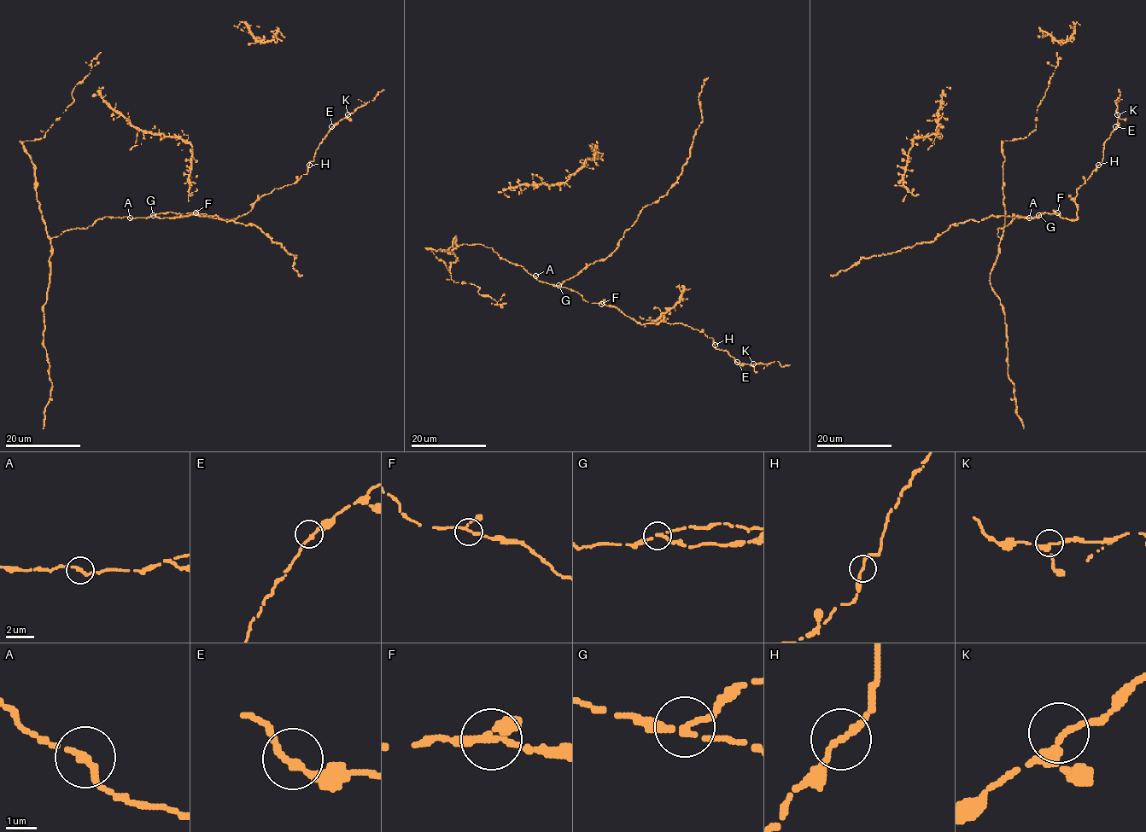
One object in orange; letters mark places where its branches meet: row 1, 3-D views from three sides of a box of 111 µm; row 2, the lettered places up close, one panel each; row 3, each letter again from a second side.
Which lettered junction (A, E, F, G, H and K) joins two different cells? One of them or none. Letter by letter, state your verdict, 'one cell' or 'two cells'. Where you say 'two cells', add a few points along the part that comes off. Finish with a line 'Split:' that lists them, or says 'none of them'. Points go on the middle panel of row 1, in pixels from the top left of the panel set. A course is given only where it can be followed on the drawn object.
A: one cell
E: one cell
F: one cell
G: two cells; course (558, 285), (605, 258), (640, 211), (663, 197), (677, 180), (703, 119), (698, 95), (708, 77)
H: one cell
K: one cell
Split: G

